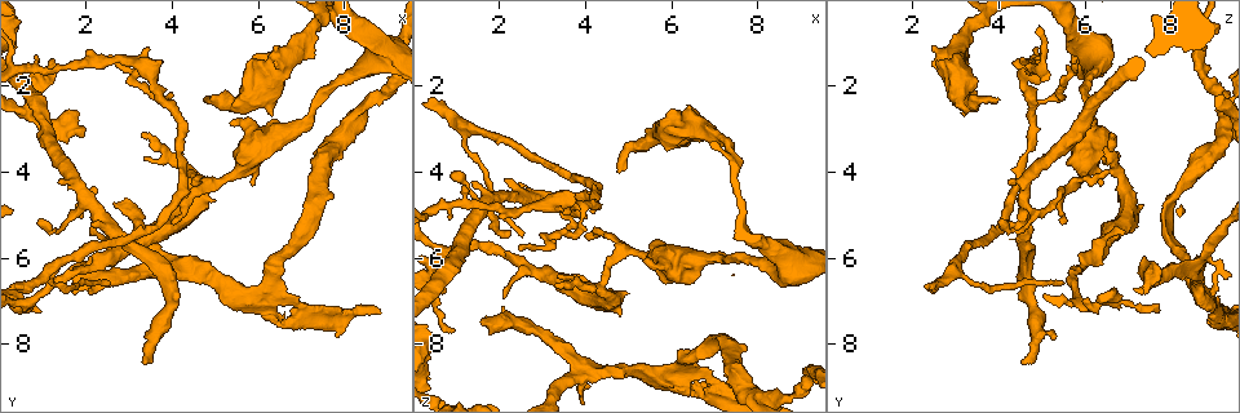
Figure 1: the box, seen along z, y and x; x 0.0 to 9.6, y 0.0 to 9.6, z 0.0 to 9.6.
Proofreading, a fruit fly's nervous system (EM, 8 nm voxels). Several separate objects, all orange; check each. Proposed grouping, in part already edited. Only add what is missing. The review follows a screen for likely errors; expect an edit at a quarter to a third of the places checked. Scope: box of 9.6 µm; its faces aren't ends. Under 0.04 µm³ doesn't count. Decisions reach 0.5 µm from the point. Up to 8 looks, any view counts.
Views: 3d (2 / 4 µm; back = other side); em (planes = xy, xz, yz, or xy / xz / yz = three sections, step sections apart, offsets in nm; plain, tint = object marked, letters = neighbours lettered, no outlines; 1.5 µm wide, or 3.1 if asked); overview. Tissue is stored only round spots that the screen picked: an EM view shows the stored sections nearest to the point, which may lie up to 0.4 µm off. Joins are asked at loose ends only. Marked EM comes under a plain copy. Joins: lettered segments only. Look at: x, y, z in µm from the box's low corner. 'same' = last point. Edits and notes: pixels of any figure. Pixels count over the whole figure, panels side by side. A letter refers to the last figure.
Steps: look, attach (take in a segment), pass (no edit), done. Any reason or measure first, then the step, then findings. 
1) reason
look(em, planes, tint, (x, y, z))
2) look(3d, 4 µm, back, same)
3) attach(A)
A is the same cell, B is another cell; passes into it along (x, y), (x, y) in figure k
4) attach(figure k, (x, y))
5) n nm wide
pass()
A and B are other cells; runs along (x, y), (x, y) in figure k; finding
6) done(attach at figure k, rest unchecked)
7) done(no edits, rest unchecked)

look(3d, 2 µm, (3.40, 8.45, 4.55))

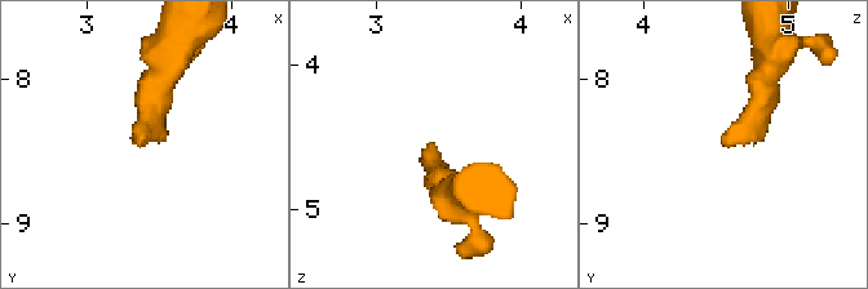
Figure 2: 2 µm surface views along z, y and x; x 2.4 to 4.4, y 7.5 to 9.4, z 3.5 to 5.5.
shape alone is not enough
look(em, yz, step 4, letters, (3.36, 8.42, 4.54))

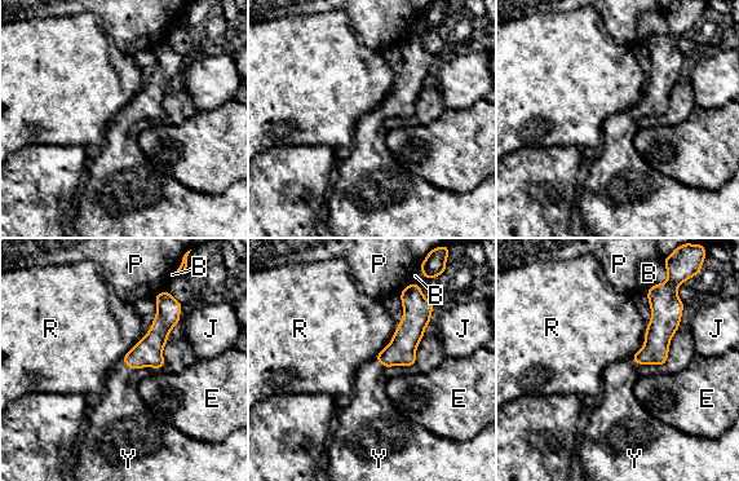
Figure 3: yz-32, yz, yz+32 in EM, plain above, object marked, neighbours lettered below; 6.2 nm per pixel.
cut it another way
look(em, xz, step 8, letters, same)

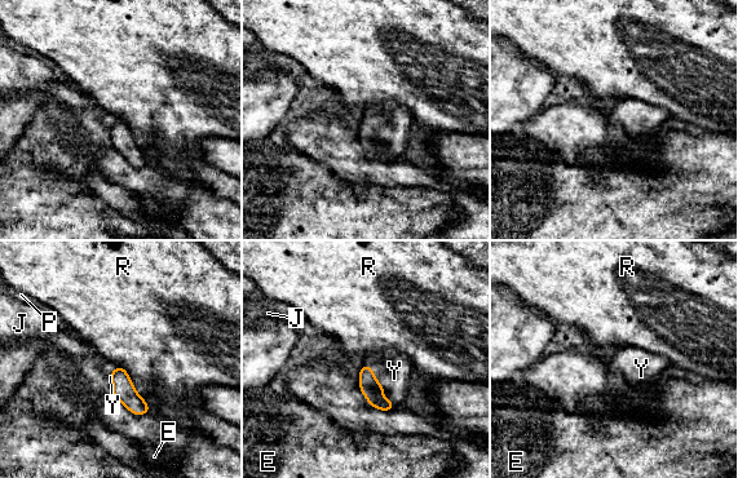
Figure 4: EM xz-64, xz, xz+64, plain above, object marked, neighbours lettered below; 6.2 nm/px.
R touches over 360 nm
attach(Y)
Y is the same cell, E, J, P and R are other cells; passes into it along (370, 386), (375, 376), (394, 371) in figure 4; the cell continues

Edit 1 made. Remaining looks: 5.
end of a long branch
look(3d, 2 µm, (1.70, 6.85, 7.35))

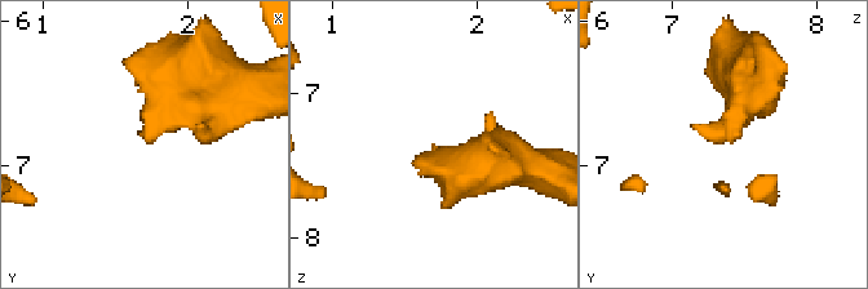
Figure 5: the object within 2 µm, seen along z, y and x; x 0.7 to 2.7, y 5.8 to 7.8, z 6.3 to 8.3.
look(em, planes, letters, (1.66, 6.78, 7.42))

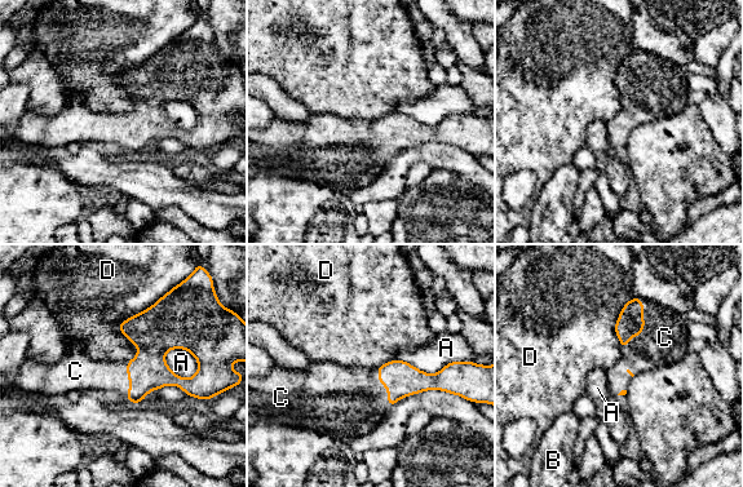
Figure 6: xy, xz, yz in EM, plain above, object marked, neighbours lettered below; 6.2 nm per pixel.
attach(C)
C is the same cell, A, B and D are other cells; passes into it along (401, 379), (385, 386), (346, 380) in figure 6; the cell continues

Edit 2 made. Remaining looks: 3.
an open end
look(em, xz, step 4, letters, (0.85, 5.15, 4.10))

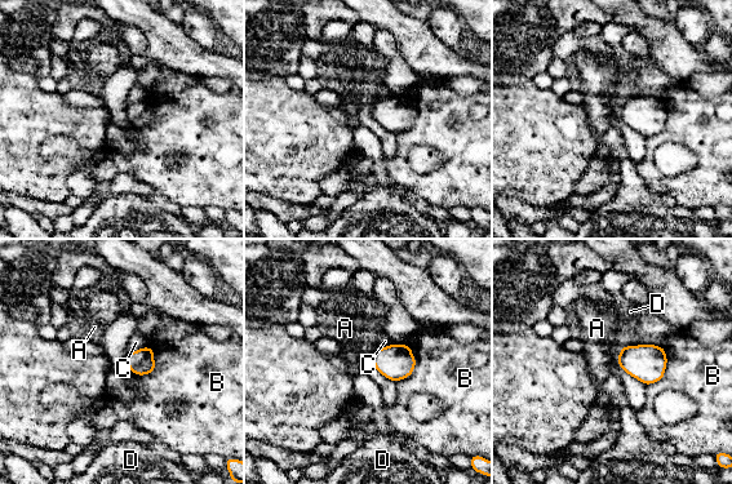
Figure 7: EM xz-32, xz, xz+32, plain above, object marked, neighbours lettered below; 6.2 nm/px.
cut it another way
look(em, planes, letters, same)

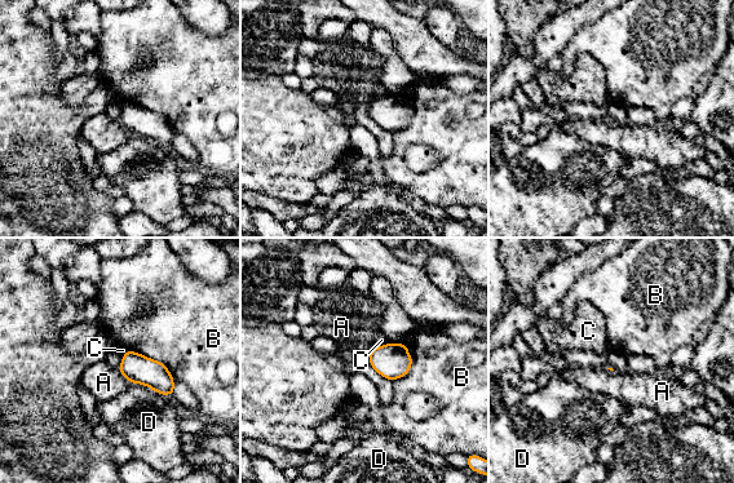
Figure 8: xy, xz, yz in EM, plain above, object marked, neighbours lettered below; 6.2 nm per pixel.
pass()
A, B, C and D are other cells; border along (118, 368), (131, 382) in figure 8; no lettered segment goes on from it

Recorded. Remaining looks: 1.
done(attach at figure 4, attach at figure 6, rest unchecked)

